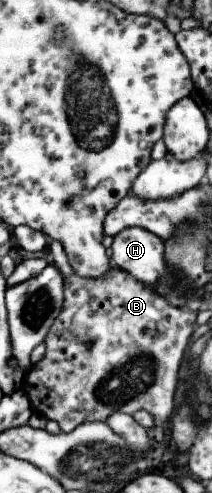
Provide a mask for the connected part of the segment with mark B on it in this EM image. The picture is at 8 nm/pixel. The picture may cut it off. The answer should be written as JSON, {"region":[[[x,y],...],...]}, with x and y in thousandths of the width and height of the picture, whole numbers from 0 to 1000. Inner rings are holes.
{"region":[[[547,540],[524,542],[514,556],[486,556],[467,564],[387,564],[382,560],[344,556],[302,572],[302,613],[288,633],[259,649],[236,673],[222,677],[208,692],[222,712],[189,734],[160,738],[137,751],[123,765],[113,799],[146,815],[146,834],[175,842],[212,846],[222,852],[269,856],[297,878],[344,876],[373,860],[392,856],[505,856],[505,844],[524,844],[533,836],[561,834],[580,840],[627,840],[651,832],[689,832],[731,850],[731,862],[750,858],[783,858],[807,852],[821,834],[835,828],[835,813],[849,799],[849,769],[844,746],[854,746],[854,730],[877,722],[882,702],[915,675],[910,659],[925,653],[925,637],[877,629],[854,619],[792,617],[759,598],[708,578],[665,574],[665,568],[627,564],[608,552],[571,548]],[[410,694],[439,694],[429,706],[410,706]]]}

